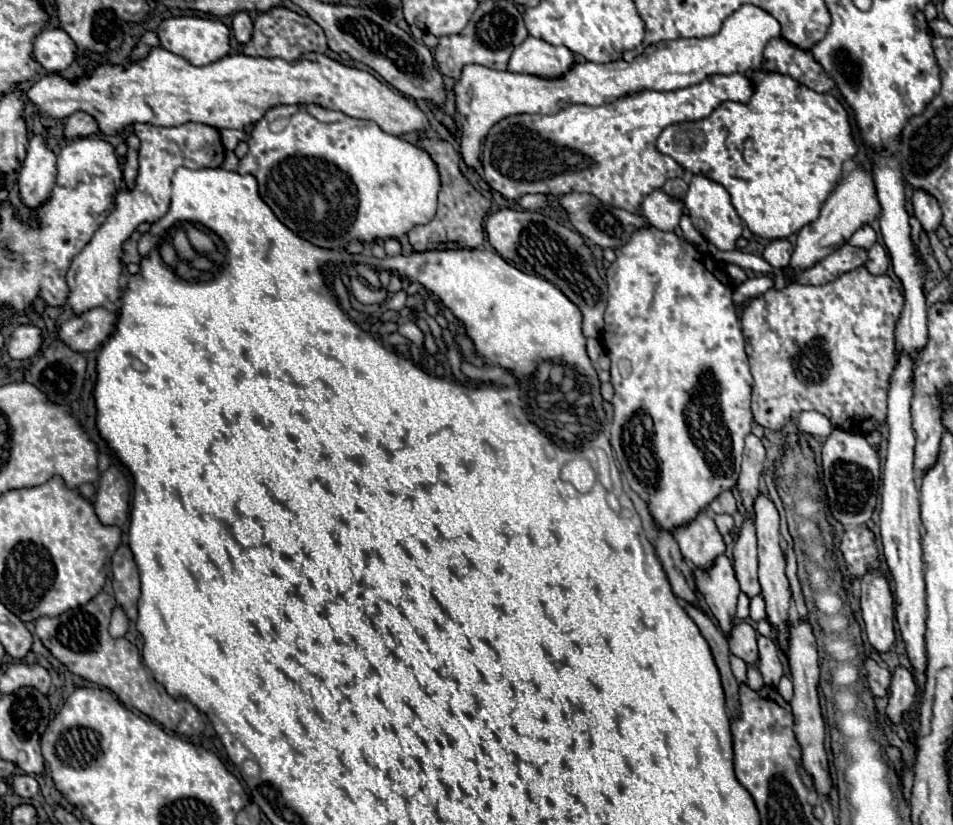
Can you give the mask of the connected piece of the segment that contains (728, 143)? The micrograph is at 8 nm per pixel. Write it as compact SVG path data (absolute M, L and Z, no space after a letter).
M754 70L750 74L750 80L752 80L752 86L754 86L754 92L752 92L752 98L746 104L742 104L742 102L722 102L708 118L702 118L702 120L696 120L696 122L680 122L680 124L668 126L668 132L662 132L658 136L656 150L662 152L662 154L666 154L666 156L670 156L670 158L674 158L686 172L700 174L700 176L706 176L710 180L720 182L728 190L728 194L732 196L732 206L736 208L738 216L746 222L746 226L750 228L752 234L762 236L762 238L768 238L768 240L788 238L790 234L798 232L804 224L810 224L812 220L818 218L818 212L820 212L822 202L828 198L828 194L832 192L832 188L840 180L842 164L856 154L856 144L852 140L852 128L850 128L848 112L844 110L844 106L834 96L830 96L830 94L818 94L818 92L810 90L808 86L802 86L800 82L792 80L790 76L784 76L784 74L778 74L778 72Z

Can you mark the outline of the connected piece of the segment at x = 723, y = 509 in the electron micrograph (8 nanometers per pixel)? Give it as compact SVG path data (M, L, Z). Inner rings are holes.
M722 492L712 504L710 504L712 512L716 514L734 514L738 508L736 508L736 498L732 492Z

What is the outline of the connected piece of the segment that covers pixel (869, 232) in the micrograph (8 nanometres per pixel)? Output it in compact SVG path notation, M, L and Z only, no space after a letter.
M862 226L860 230L856 230L856 232L854 232L854 236L850 238L850 244L852 244L852 246L860 246L860 248L866 248L866 250L868 250L876 240L877 234L873 228L870 228L870 226Z

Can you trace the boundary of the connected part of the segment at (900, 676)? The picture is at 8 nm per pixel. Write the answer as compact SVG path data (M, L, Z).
M898 666L894 676L892 676L892 684L888 690L888 706L886 706L886 714L894 724L900 724L904 720L904 716L910 712L910 708L916 702L916 684L912 674Z

